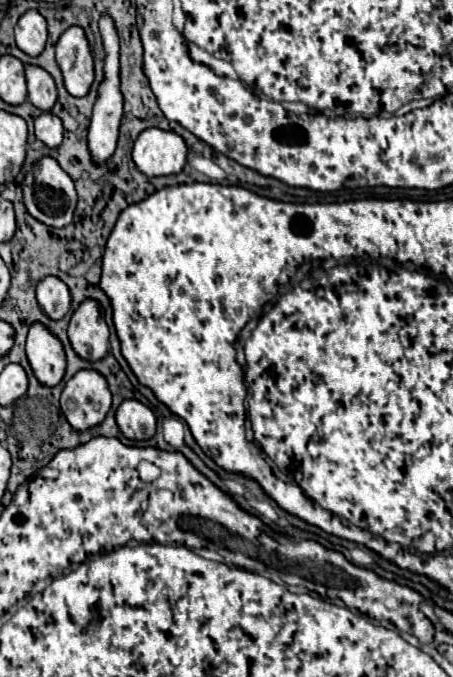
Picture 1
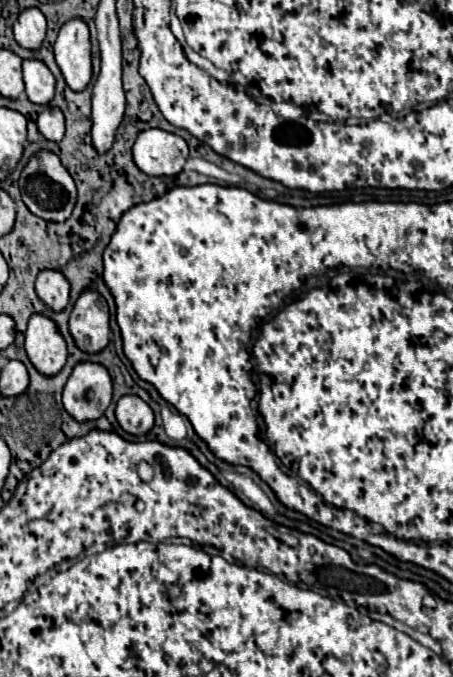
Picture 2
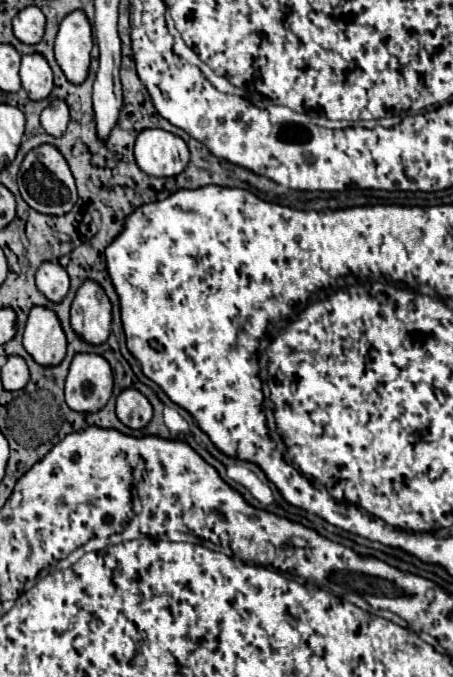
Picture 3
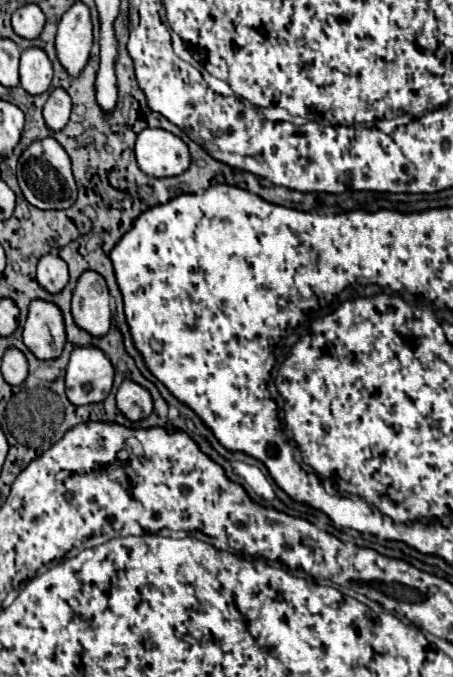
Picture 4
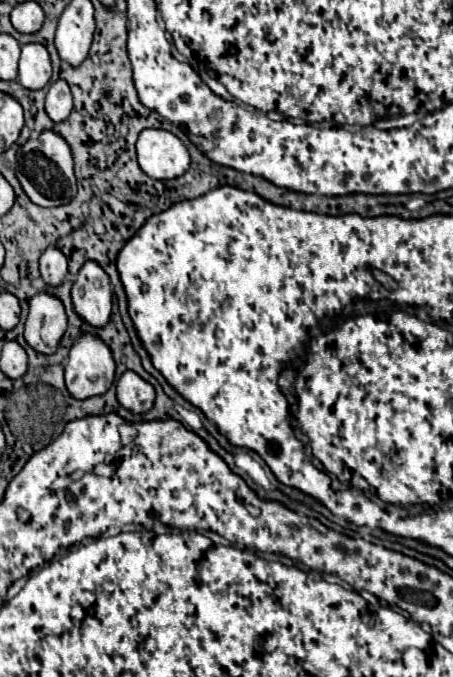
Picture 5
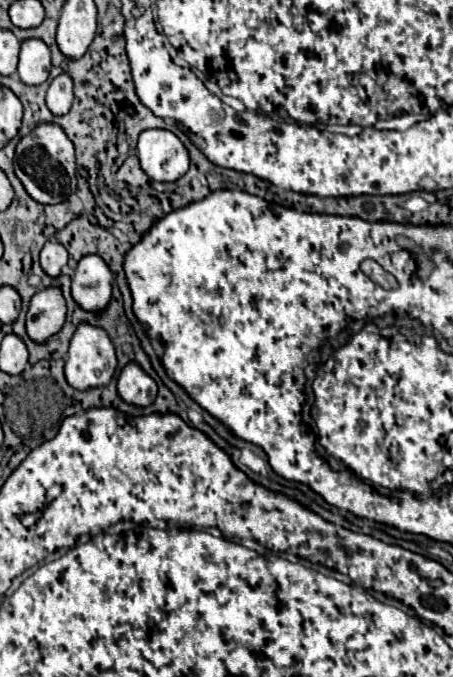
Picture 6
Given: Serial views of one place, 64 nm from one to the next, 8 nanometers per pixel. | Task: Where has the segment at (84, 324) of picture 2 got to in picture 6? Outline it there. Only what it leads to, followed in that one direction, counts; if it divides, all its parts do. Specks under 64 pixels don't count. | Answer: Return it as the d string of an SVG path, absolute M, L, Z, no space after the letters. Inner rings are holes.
M96 254L84 256L72 276L72 298L86 312L102 314L112 292L112 272Z

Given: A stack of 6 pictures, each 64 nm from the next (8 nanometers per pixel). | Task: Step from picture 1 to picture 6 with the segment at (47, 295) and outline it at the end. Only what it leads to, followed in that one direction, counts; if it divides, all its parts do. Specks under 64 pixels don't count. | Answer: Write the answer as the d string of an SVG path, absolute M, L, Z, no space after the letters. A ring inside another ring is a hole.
M56 240L46 242L46 246L40 252L40 264L42 270L50 276L50 278L58 278L64 270L64 264L68 262L68 252L64 250L64 246Z

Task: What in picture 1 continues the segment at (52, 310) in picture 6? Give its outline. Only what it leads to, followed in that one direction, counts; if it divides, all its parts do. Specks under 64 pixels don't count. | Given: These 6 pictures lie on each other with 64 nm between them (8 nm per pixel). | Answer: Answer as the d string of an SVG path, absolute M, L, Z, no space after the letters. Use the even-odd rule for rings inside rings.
M34 324L26 340L26 356L34 376L42 386L54 388L62 382L66 370L66 356L60 340L52 336L42 324Z

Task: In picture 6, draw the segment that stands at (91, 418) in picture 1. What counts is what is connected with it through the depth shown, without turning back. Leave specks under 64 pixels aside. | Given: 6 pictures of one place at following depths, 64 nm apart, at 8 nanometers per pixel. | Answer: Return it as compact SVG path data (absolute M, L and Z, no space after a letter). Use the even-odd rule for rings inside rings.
M80 324L78 330L74 332L74 338L72 338L70 350L68 350L68 358L66 358L68 384L80 392L92 390L92 388L102 388L102 386L110 384L114 370L116 370L116 354L114 354L114 344L108 338L108 334L90 324Z

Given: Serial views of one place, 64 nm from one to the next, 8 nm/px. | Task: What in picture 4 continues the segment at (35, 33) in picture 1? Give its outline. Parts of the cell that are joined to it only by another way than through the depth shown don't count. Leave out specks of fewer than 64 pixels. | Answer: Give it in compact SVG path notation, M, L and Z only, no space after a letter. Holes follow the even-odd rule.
M26 4L22 8L18 8L12 14L12 28L18 36L26 38L26 40L34 40L42 34L44 28L44 14L36 4Z

